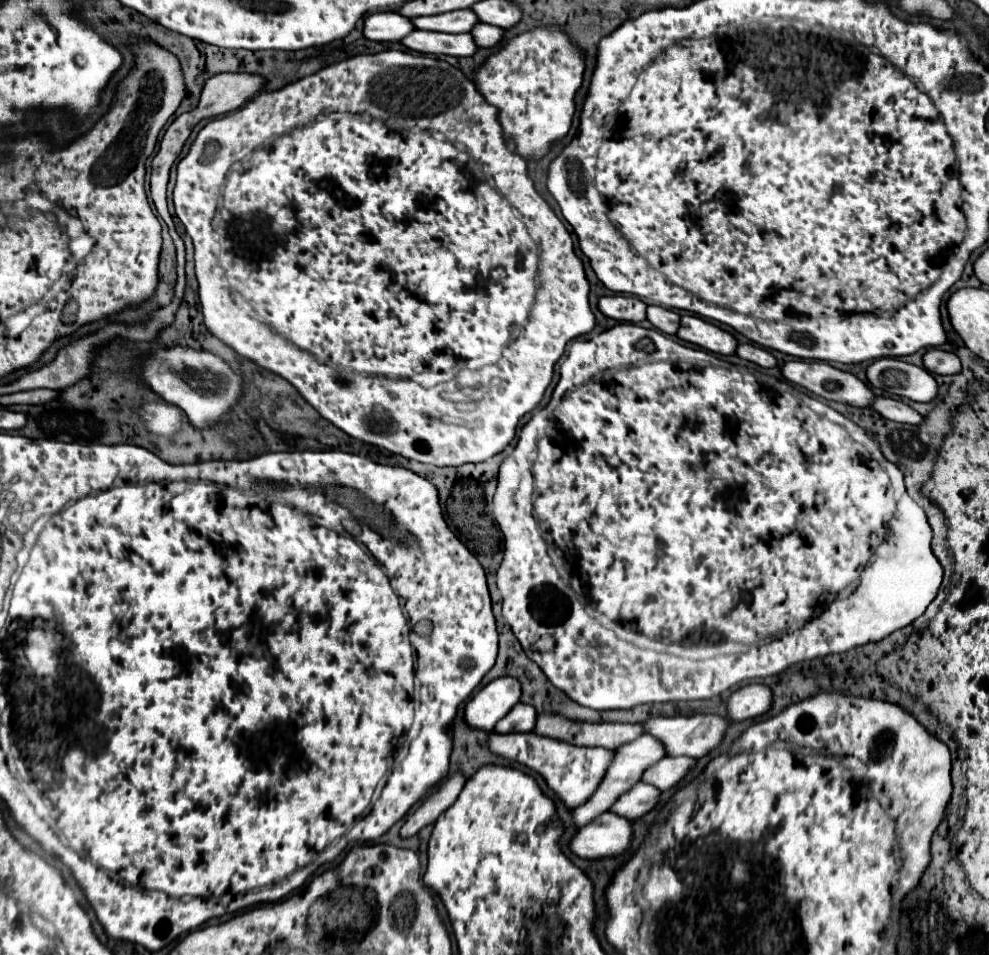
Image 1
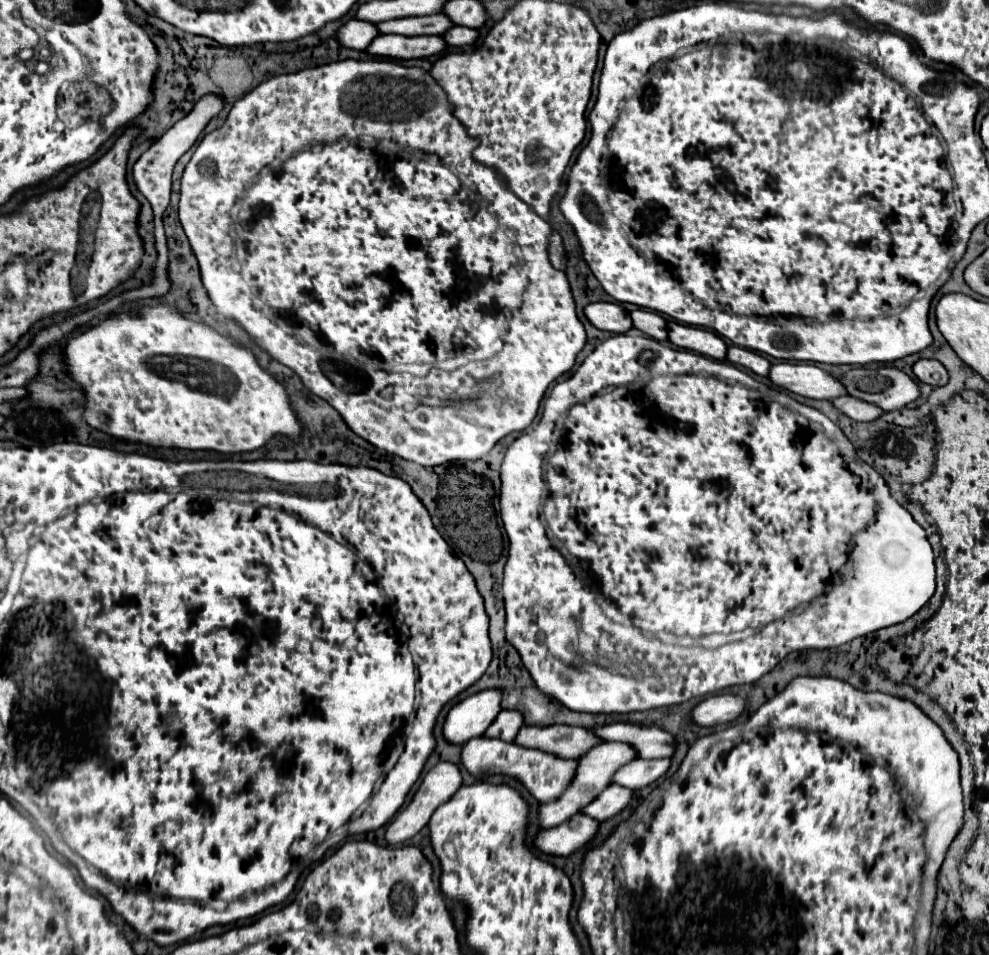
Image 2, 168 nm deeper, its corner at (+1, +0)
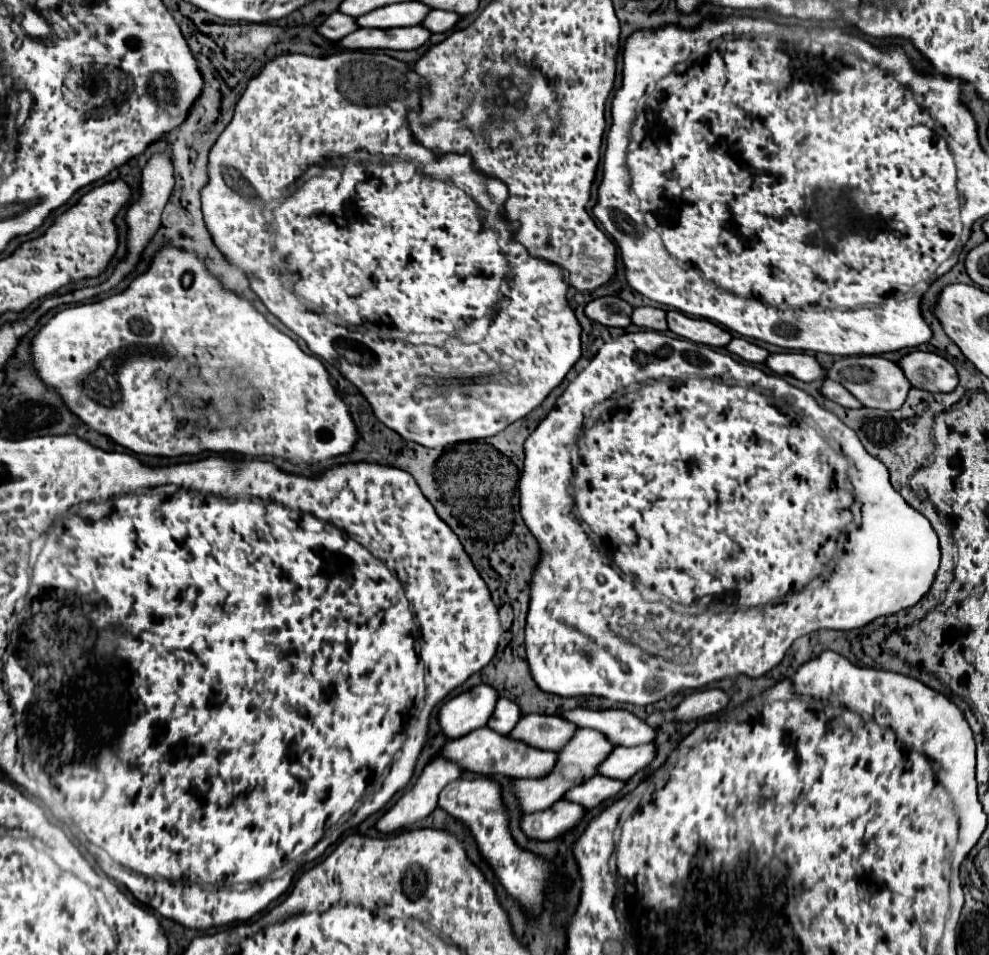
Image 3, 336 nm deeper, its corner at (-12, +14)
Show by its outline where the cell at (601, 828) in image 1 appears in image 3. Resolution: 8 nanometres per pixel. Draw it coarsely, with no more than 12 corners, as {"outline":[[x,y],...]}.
{"outline":[[559,800],[549,810],[525,814],[529,838],[553,840],[583,820],[581,804]]}

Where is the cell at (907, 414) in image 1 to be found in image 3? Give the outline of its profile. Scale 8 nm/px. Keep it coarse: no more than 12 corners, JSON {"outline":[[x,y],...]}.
{"outline":[[825,380],[821,392],[845,408],[861,408],[839,382]]}

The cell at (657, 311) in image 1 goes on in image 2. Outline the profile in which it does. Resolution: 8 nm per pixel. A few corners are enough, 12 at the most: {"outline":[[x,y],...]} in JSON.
{"outline":[[634,310],[634,328],[664,342],[666,322],[656,312]]}

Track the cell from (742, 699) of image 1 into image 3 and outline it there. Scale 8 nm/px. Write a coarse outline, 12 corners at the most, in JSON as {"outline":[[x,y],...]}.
{"outline":[[725,690],[689,694],[675,716],[683,722],[717,714],[729,704]]}

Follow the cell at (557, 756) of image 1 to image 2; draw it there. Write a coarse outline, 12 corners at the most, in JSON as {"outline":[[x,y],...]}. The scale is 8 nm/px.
{"outline":[[472,738],[462,766],[514,778],[538,802],[556,800],[576,760],[498,738]]}

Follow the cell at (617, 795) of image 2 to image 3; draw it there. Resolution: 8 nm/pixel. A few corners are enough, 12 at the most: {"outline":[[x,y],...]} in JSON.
{"outline":[[593,776],[571,788],[565,800],[595,808],[617,796],[625,782]]}

